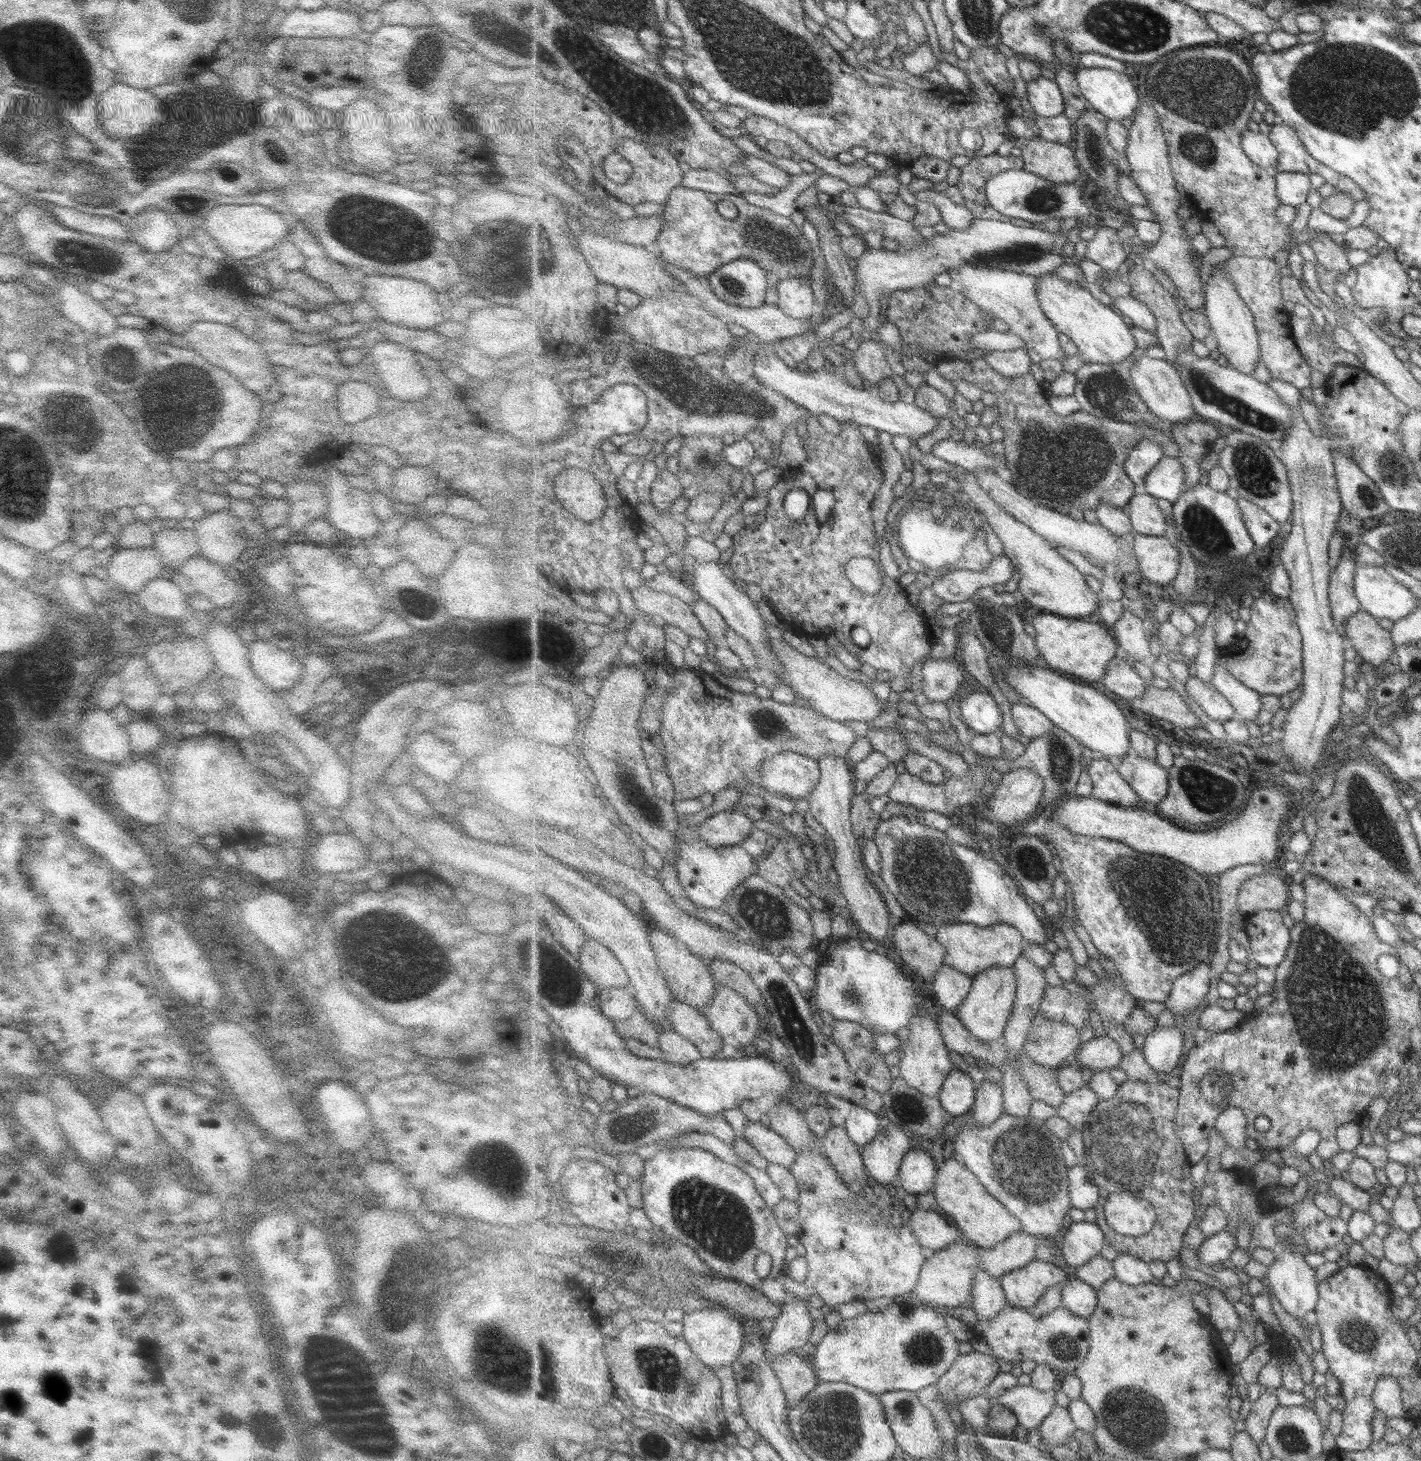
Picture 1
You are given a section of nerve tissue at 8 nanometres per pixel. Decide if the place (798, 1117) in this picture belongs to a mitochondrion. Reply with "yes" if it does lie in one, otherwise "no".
no

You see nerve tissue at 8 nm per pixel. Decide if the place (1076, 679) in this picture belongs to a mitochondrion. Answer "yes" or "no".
no

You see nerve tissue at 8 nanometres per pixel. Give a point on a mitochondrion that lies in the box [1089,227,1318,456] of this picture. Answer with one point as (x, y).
(1224, 400)

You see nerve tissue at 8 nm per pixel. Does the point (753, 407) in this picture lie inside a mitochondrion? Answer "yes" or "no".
yes

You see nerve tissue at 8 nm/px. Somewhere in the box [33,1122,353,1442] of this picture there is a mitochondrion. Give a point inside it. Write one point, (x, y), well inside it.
(56, 1387)

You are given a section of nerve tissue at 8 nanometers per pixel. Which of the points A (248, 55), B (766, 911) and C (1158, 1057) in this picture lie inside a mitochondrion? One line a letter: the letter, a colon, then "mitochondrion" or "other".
A: other
B: mitochondrion
C: other

